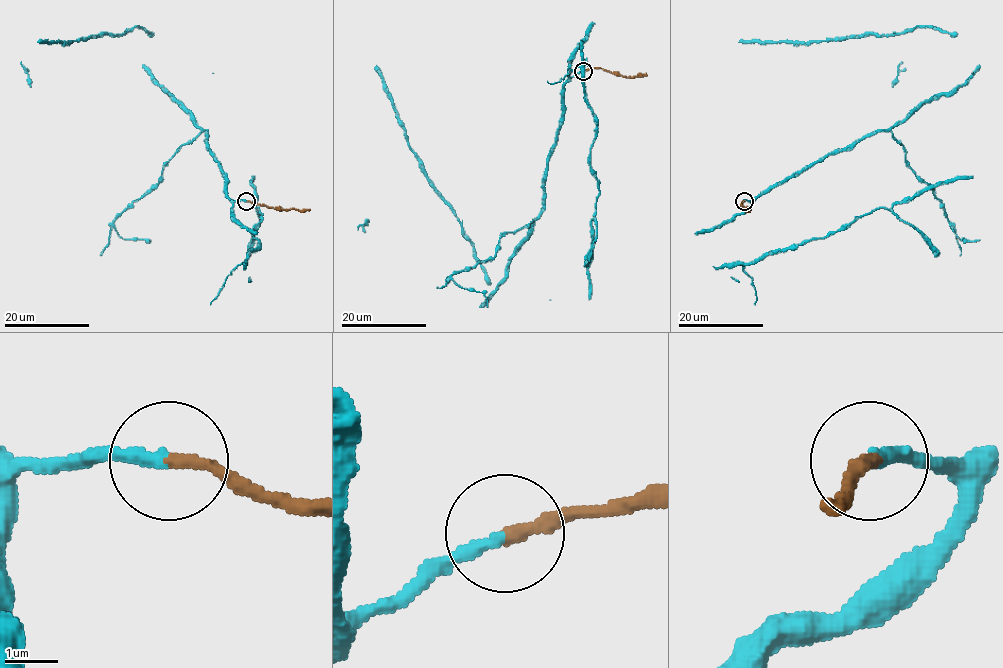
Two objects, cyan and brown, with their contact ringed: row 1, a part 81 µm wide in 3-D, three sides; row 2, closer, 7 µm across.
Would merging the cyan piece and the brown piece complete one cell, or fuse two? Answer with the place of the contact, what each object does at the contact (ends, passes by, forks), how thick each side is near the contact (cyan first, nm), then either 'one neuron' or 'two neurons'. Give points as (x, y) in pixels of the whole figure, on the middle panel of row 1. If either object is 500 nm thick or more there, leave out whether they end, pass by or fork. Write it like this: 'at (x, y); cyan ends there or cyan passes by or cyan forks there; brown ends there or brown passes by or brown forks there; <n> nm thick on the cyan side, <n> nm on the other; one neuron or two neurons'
at (583, 71); cyan ends there; brown ends there; 240 nm thick on the cyan side, 240 nm on the other; one neuron

